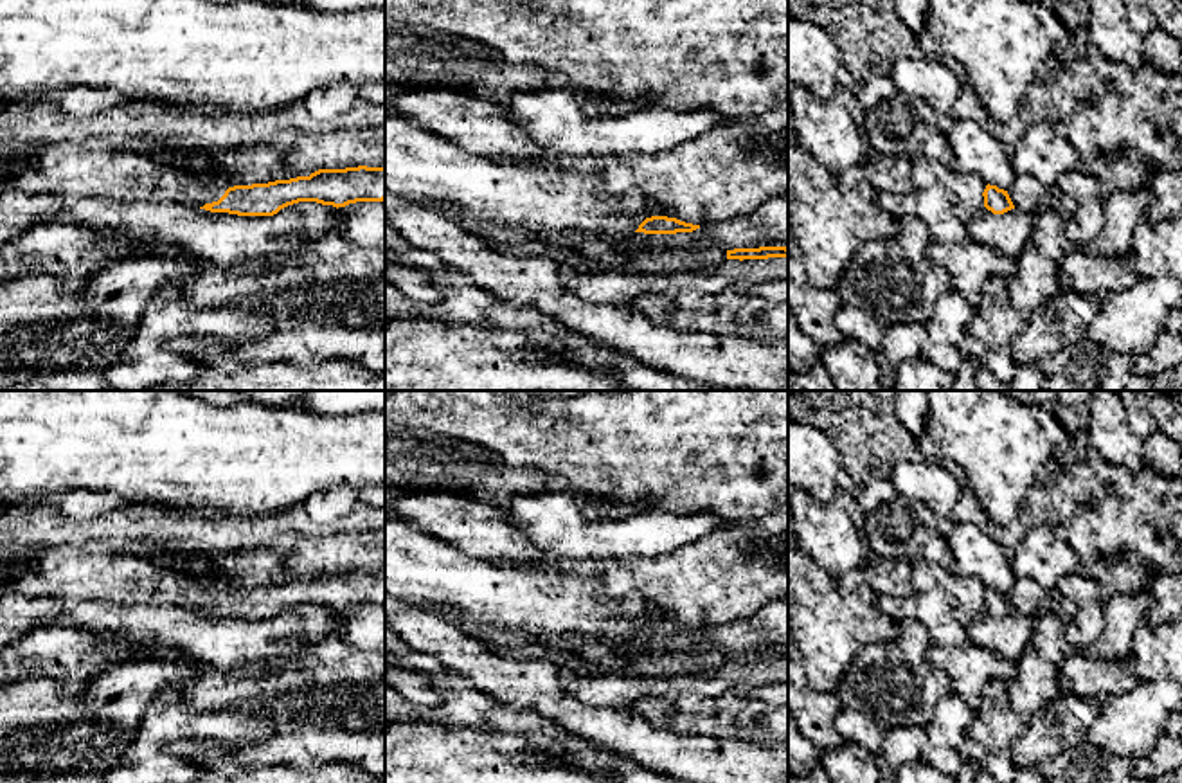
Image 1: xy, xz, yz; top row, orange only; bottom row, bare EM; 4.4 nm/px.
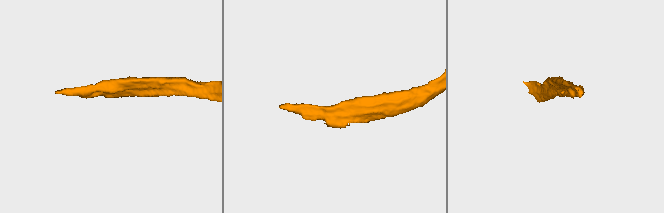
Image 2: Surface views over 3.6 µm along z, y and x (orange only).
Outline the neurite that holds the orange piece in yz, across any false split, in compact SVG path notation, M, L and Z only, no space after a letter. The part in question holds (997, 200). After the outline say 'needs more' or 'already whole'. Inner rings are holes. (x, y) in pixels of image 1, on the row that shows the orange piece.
M1016 175L1007 191L988 184L982 196L984 207L993 214L1022 209L1033 216L1045 211L1054 211L1065 218L1070 218L1078 212L1078 205L1067 194L1058 189L1049 189L1029 175Z; needs more

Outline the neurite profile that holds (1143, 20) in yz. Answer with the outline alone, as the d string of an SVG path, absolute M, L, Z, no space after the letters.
M1124 0L1124 2L1128 7L1130 23L1139 34L1146 36L1148 32L1159 27L1153 13L1148 9L1144 0Z

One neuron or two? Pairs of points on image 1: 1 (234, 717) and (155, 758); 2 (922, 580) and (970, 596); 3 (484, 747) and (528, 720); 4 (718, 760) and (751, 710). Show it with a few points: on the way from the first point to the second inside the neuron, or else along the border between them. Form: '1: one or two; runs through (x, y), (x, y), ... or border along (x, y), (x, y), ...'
1: one; runs through (213, 724), (177, 726), (166, 737)
2: one; runs through (934, 576), (958, 589)
3: two; border along (466, 726), (515, 733), (535, 749), (547, 749)
4: two; border along (689, 733), (745, 738), (769, 746)

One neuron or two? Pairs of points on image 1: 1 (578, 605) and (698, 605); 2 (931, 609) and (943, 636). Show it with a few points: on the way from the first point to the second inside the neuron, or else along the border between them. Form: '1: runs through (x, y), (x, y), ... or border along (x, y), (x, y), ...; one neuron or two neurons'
1: runs through (608, 598), (626, 593), (668, 593); one neuron
2: runs through (938, 616), (943, 629); one neuron

